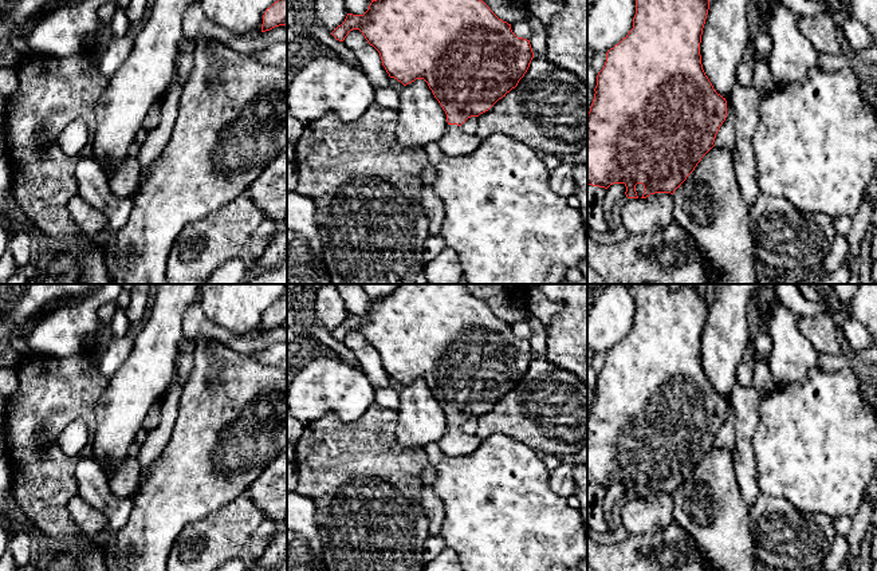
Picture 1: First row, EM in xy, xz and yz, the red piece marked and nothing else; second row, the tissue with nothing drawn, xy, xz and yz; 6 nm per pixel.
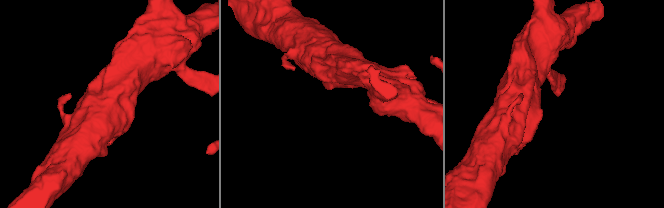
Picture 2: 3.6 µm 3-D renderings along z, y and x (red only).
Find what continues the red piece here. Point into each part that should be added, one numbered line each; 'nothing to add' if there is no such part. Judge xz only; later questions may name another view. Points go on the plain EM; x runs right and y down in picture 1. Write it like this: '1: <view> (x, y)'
1: xz (455, 442)

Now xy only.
nothing to add

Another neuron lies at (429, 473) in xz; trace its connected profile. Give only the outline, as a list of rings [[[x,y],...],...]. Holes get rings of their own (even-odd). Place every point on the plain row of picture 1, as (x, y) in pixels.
[[[428,465],[424,468],[421,473],[421,483],[424,487],[433,485],[437,479],[437,470],[434,465]]]

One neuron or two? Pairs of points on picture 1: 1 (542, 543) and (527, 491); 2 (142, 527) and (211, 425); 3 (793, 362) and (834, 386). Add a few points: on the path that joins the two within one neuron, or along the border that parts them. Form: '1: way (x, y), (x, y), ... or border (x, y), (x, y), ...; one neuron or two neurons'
1: way (529, 530), (527, 504); one neuron
2: way (166, 501), (211, 457), (211, 451); one neuron
3: border (818, 365), (802, 384), (781, 386); two neurons

